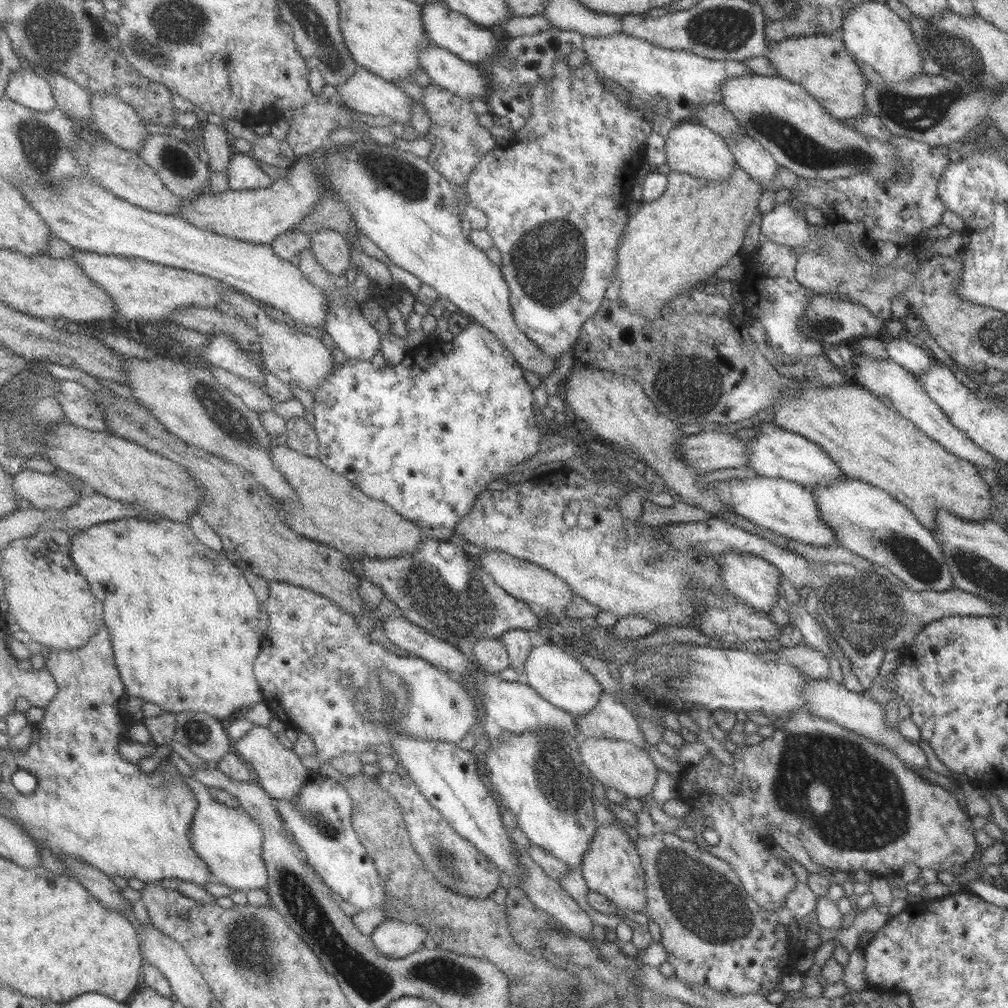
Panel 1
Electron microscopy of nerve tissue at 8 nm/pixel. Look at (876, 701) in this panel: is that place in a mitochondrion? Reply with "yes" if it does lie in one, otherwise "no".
no

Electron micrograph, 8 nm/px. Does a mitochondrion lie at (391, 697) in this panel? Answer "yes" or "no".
yes

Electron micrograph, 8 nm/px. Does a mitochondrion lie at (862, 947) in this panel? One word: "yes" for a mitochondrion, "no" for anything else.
no

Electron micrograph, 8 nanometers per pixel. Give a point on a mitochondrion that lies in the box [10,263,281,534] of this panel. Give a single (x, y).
(219, 404)

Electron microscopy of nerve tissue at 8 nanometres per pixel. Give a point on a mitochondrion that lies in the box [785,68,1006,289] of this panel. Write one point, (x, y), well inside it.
(918, 114)

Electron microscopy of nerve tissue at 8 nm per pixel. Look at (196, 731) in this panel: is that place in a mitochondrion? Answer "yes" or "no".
yes

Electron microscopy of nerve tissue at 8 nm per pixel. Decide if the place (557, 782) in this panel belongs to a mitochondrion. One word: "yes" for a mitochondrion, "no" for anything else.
yes

